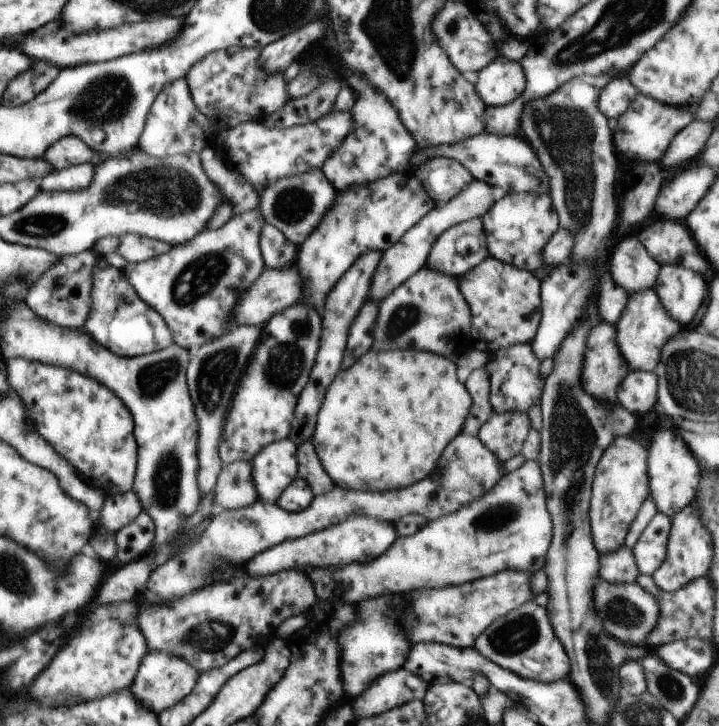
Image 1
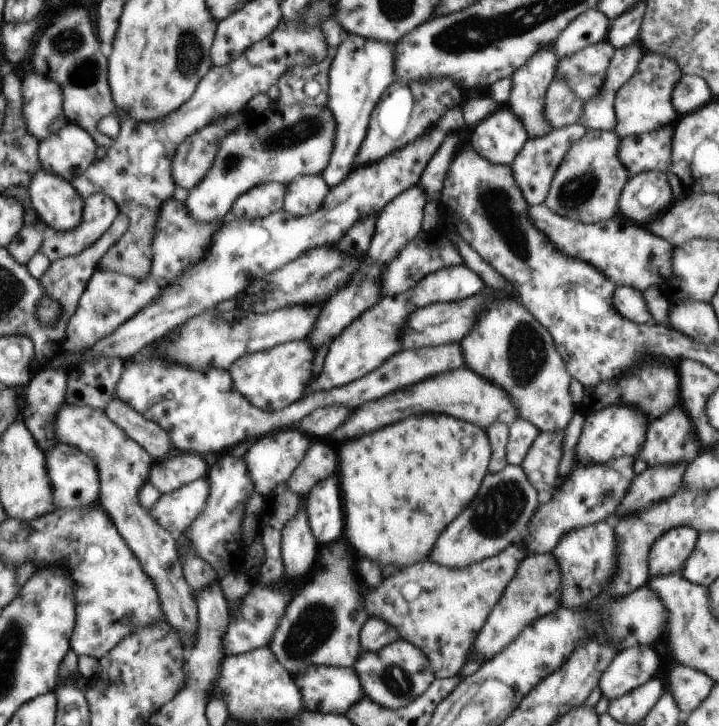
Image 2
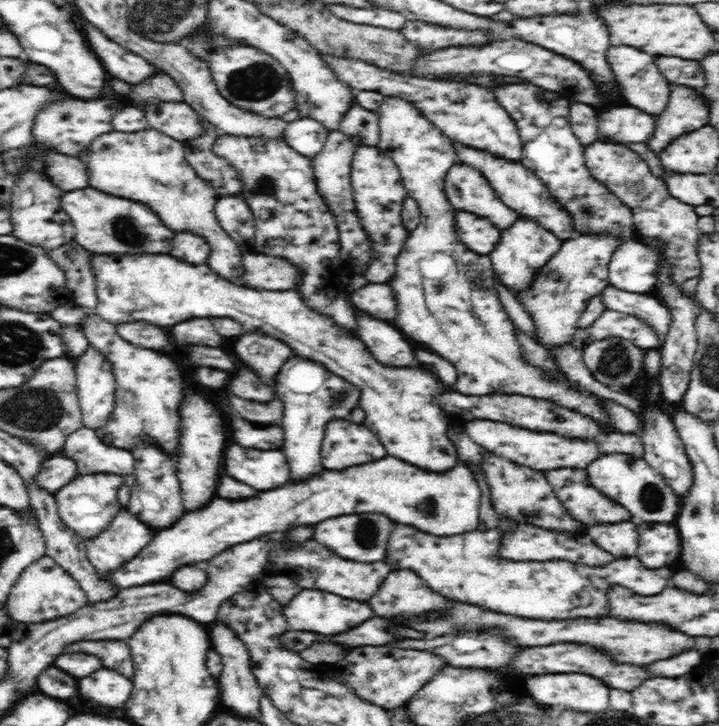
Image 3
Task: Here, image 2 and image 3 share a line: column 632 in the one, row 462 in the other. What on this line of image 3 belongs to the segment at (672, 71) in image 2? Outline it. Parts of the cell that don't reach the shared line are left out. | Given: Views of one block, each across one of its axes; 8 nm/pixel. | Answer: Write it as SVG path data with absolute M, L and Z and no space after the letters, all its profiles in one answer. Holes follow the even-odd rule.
M82 426L80 430L72 432L66 438L65 445L60 453L76 463L77 475L102 473L124 476L125 483L117 490L117 498L120 504L126 506L129 503L132 482L129 481L128 477L133 474L135 469L135 458L130 450L108 446L98 438L94 430Z

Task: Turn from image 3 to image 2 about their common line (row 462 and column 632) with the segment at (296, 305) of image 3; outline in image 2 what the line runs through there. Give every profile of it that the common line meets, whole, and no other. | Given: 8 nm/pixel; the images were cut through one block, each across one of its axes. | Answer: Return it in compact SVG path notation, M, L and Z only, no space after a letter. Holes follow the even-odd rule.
M610 406L587 414L575 448L576 464L607 464L621 456L637 458L644 444L646 431L646 416L629 406Z

